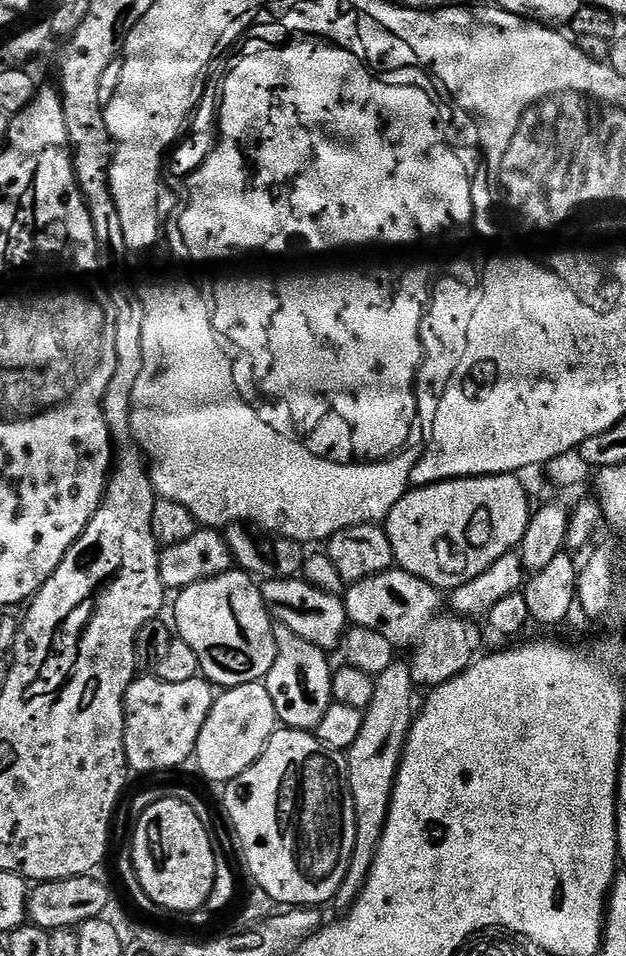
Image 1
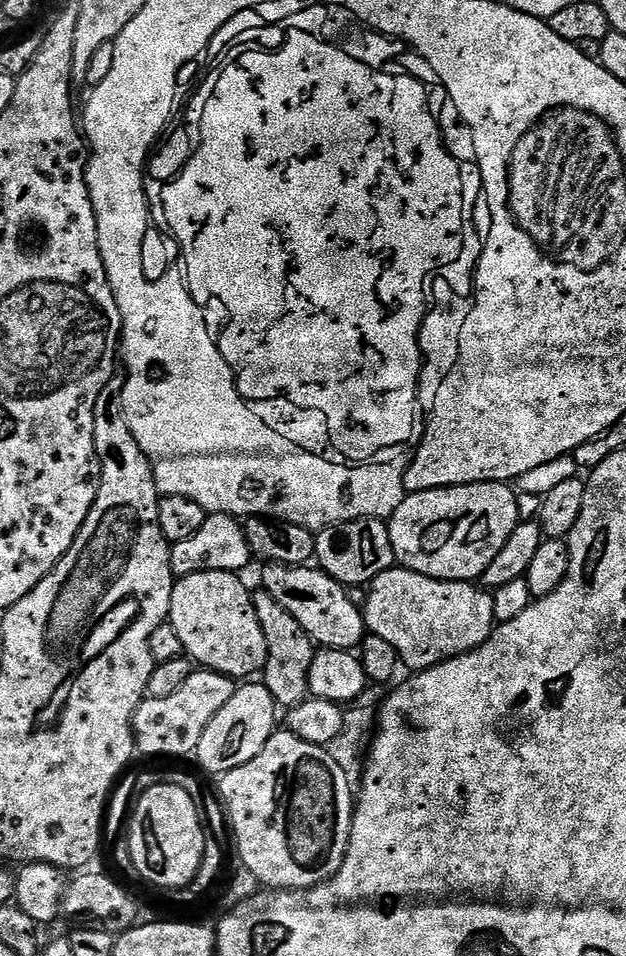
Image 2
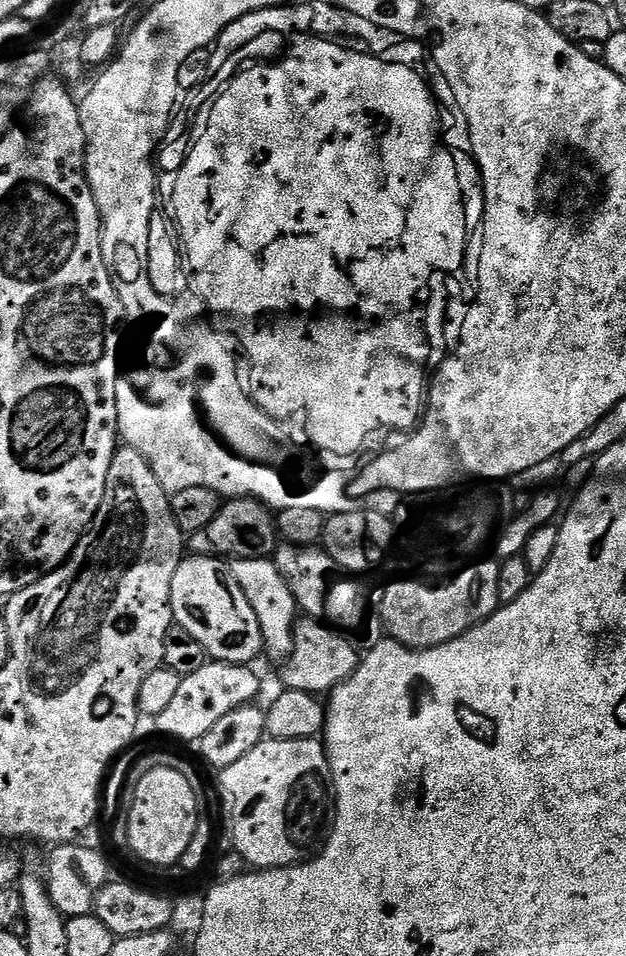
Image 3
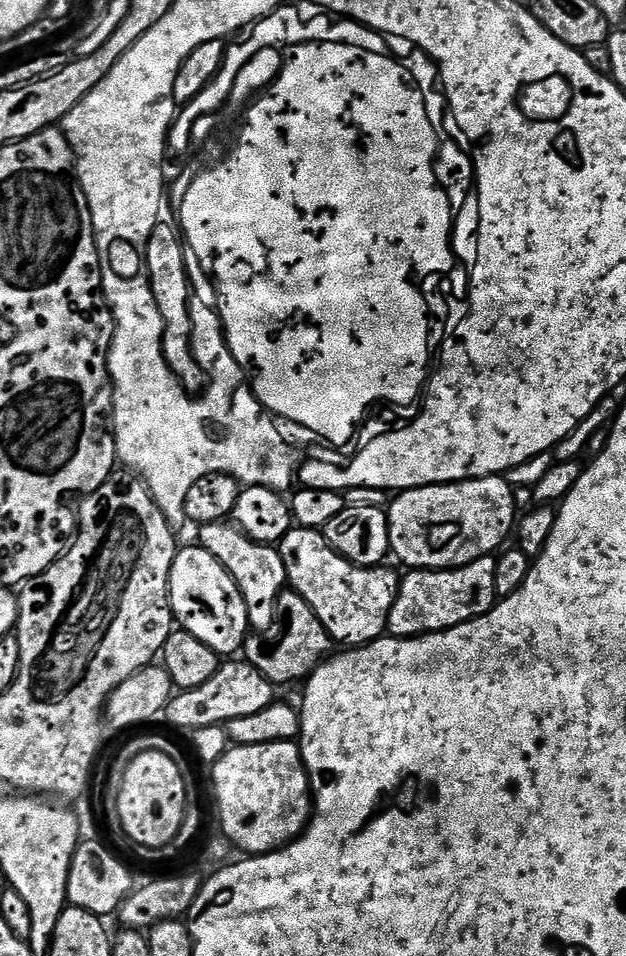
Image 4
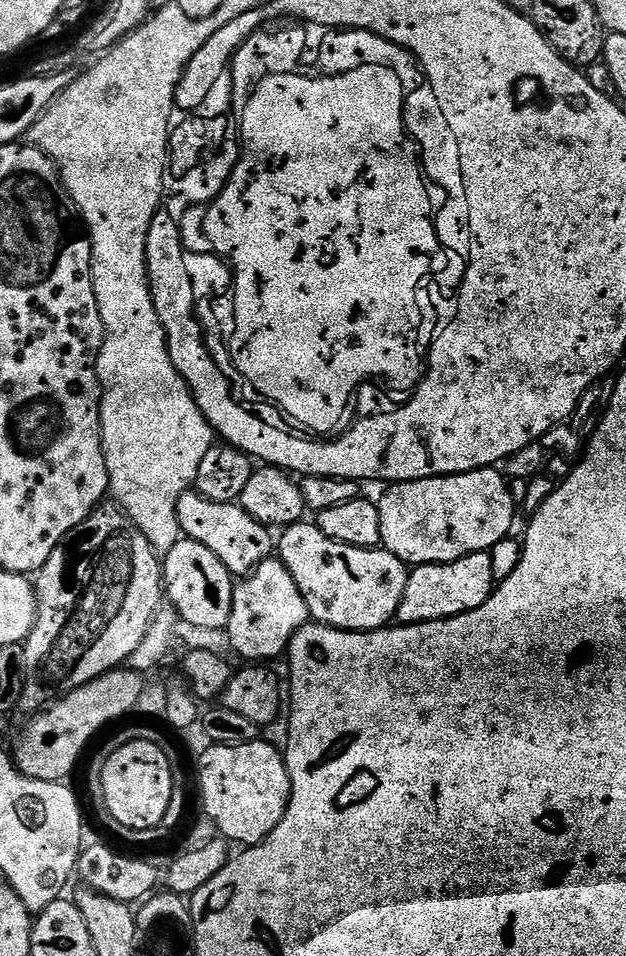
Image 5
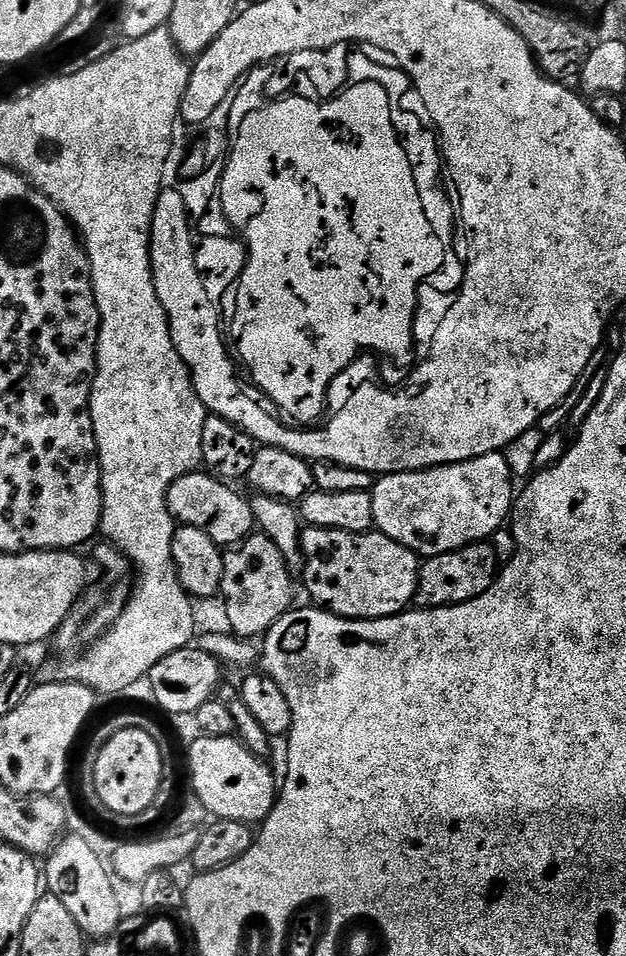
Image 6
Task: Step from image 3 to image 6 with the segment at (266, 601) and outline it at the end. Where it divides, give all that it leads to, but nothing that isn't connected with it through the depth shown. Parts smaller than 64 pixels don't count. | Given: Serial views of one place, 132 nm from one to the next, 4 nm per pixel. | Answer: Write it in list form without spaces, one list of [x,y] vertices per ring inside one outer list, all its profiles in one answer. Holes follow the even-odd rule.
[[[197,470],[178,478],[168,491],[168,509],[173,520],[180,526],[194,526],[202,530],[221,549],[227,550],[241,544],[253,535],[256,519],[251,499],[235,492],[231,483],[222,481],[207,470]]]

